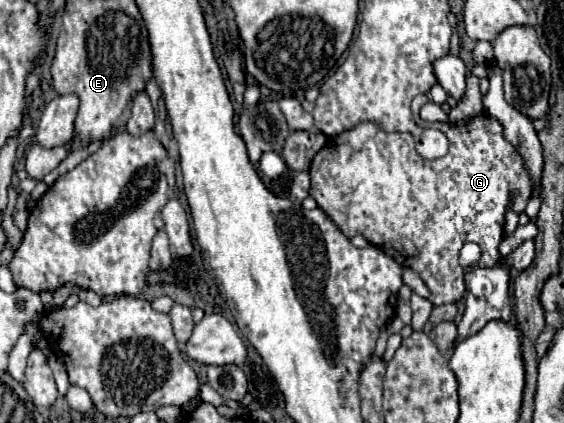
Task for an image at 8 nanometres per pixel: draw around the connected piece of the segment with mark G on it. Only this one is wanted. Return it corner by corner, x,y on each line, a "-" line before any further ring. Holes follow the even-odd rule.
420,94
412,102
412,114
418,126
438,128
450,140
450,150
440,160
424,160
414,148
412,134
388,134
382,132
378,124
364,122
356,128
338,134
326,142
326,146
310,162
310,196
316,200
318,208
344,232
344,236
354,238
362,234
394,258
400,266
408,266
418,272
422,282
430,290
430,300
434,306
458,302
464,292
464,276
468,268
458,264
458,252
466,242
476,242
482,248
482,258
476,264
478,268
494,268
500,262
498,246
504,236
506,210
524,212
532,184
530,176
524,170
524,160
518,156
516,148
504,140
500,122
490,116
478,116
466,126
448,126
444,122
426,122
420,118
420,108
426,104
426,94
-
446,172
448,178
440,180
440,174

